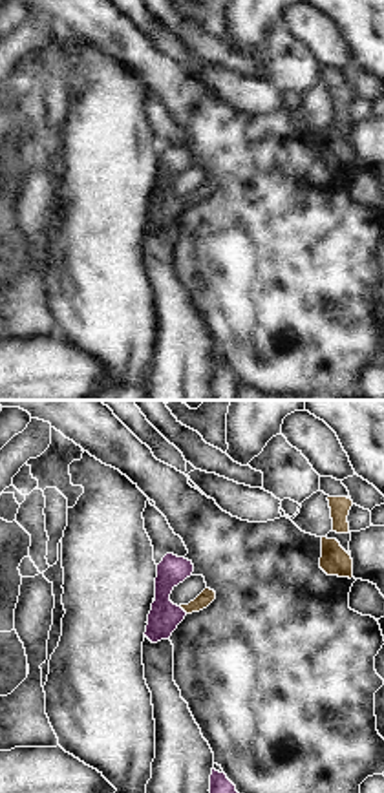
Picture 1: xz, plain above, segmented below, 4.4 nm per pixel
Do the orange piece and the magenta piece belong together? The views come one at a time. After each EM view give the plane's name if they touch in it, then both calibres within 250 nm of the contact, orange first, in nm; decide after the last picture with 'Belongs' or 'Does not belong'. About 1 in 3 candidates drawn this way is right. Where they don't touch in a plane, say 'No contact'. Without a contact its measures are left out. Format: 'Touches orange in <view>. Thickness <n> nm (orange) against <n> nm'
Touches orange in xz. Thickness 70 nm (orange) against 140 nm.

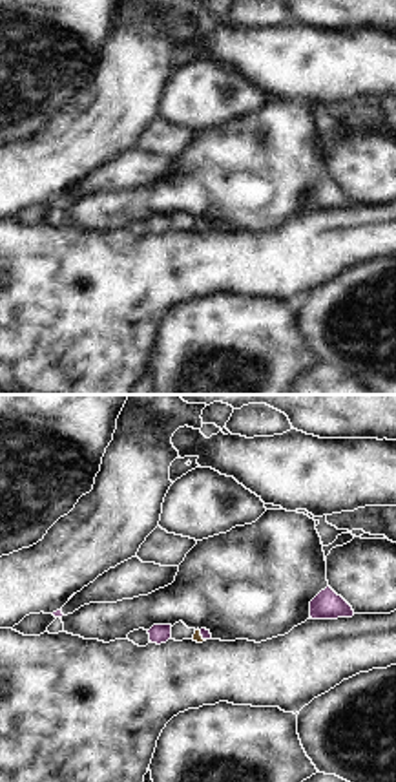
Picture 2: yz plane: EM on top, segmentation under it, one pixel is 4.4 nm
Touches orange in yz. Thickness 40 nm (orange) against 40 nm.

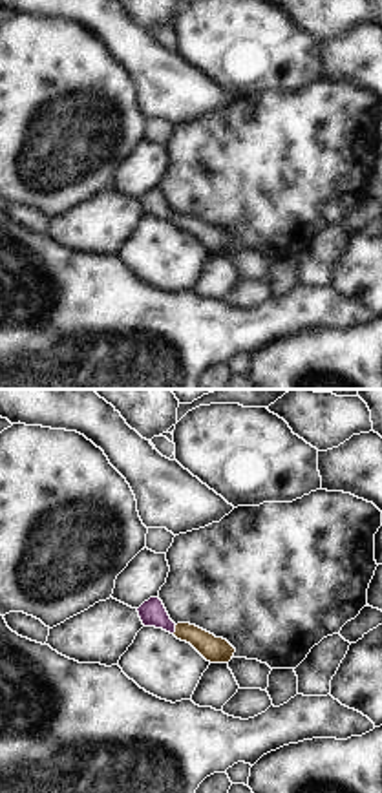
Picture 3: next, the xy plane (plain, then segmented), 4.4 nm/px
Touches orange in xy. Thickness 110 nm (orange) against 120 nm.

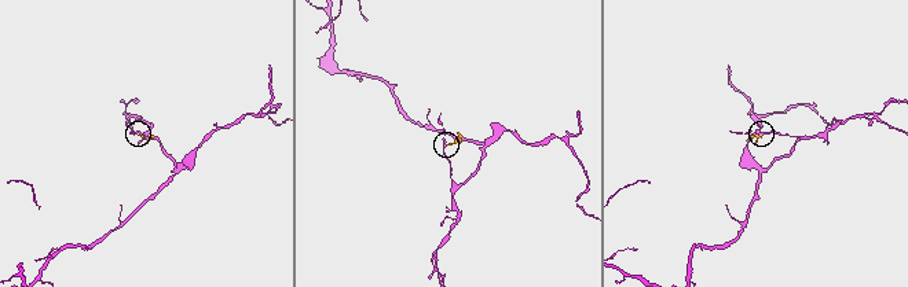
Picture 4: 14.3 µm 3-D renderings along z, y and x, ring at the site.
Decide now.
Belongs.

